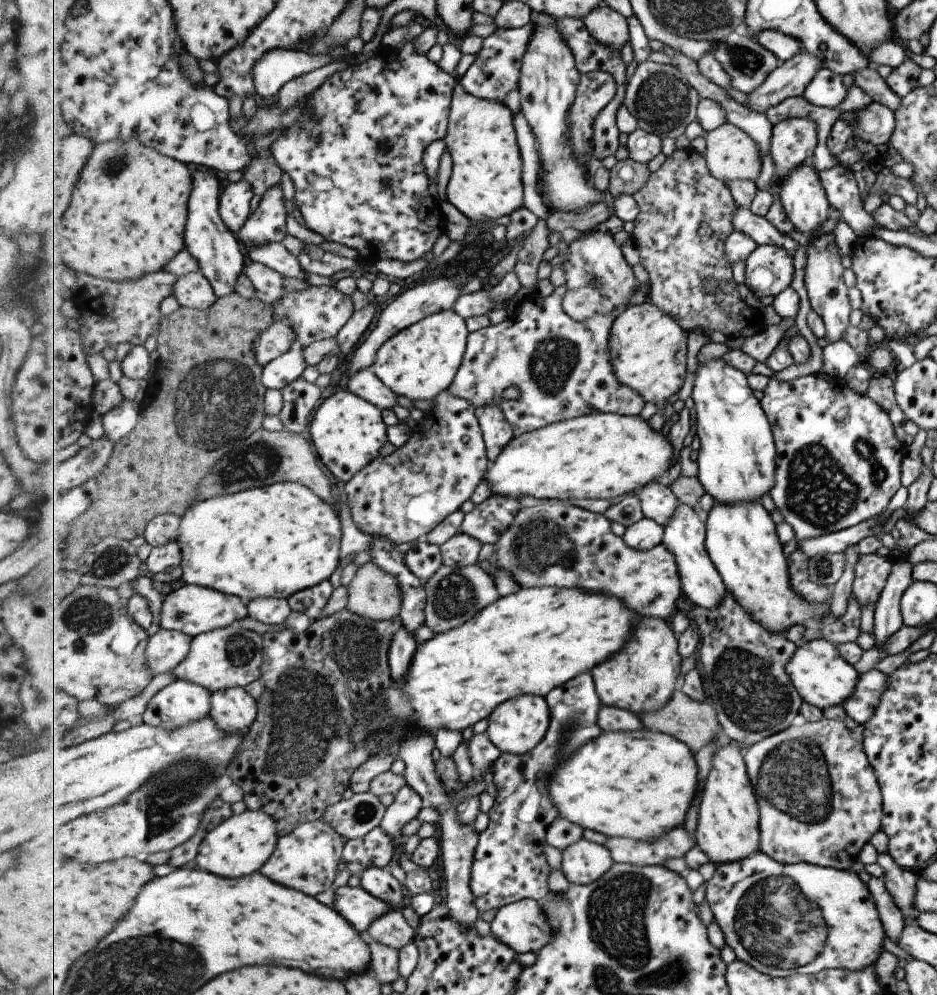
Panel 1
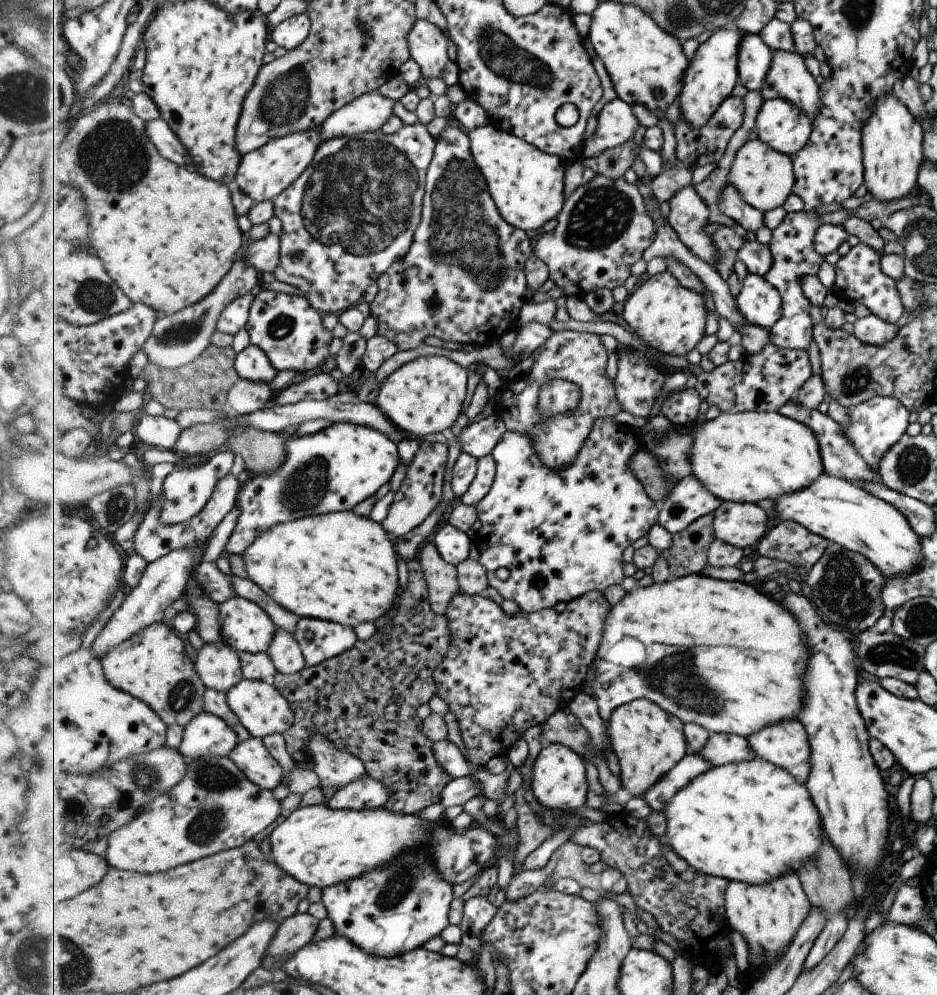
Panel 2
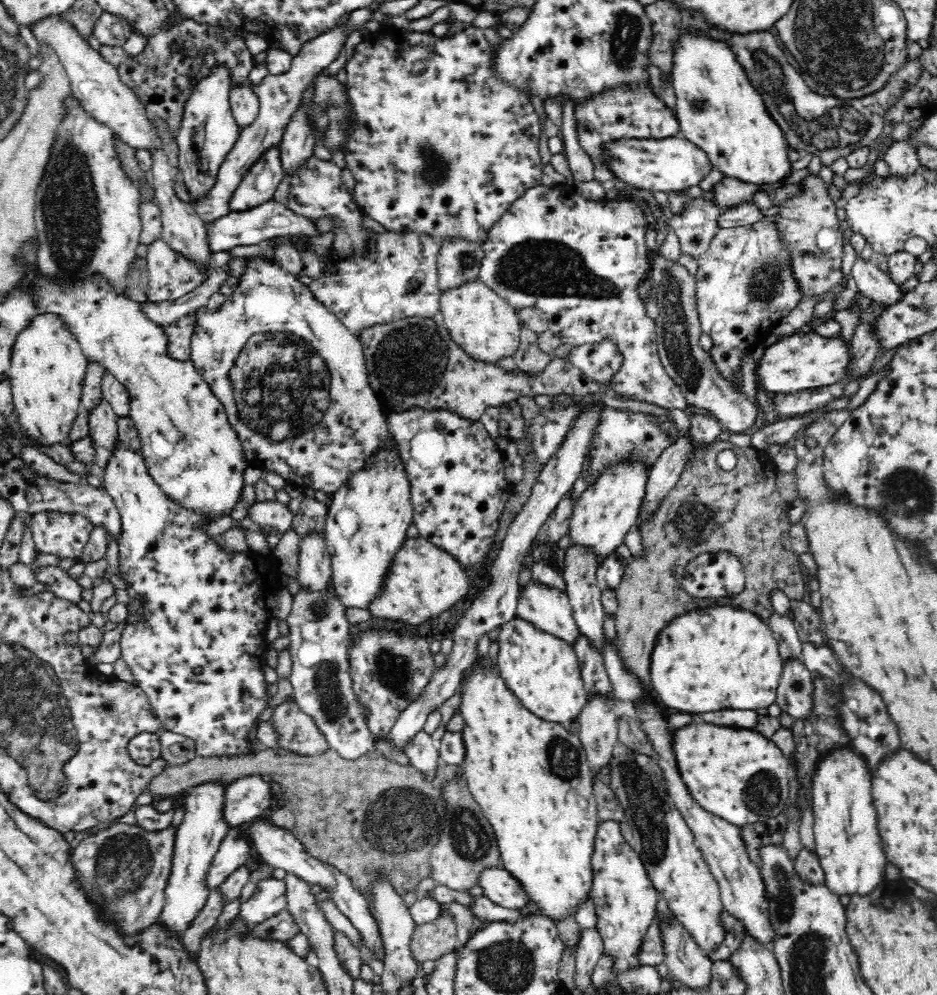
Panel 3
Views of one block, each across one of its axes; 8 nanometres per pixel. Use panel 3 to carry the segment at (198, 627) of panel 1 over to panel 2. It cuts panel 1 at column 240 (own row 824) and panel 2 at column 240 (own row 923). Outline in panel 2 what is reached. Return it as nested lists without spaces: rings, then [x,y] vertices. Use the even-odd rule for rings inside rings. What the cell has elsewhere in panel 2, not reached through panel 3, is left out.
[[[235,596],[221,603],[223,640],[238,652],[268,653],[278,626],[255,601]]]

